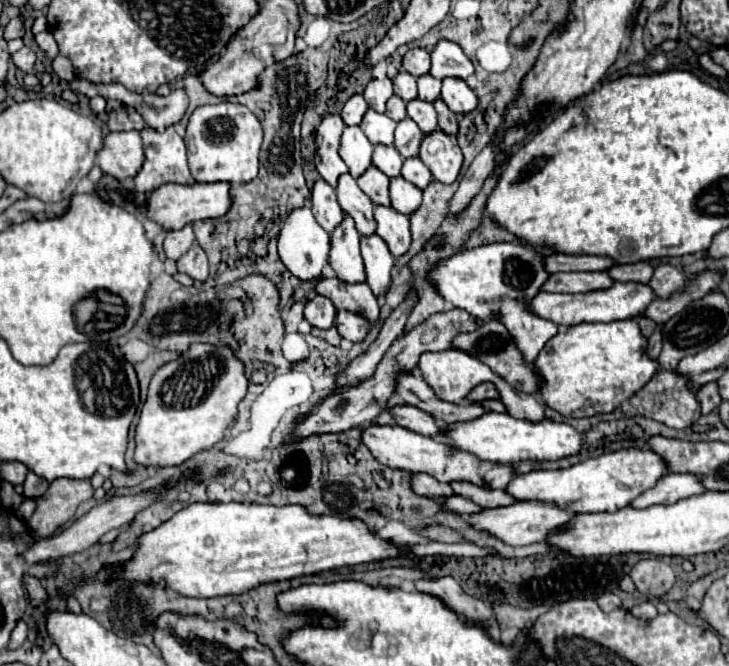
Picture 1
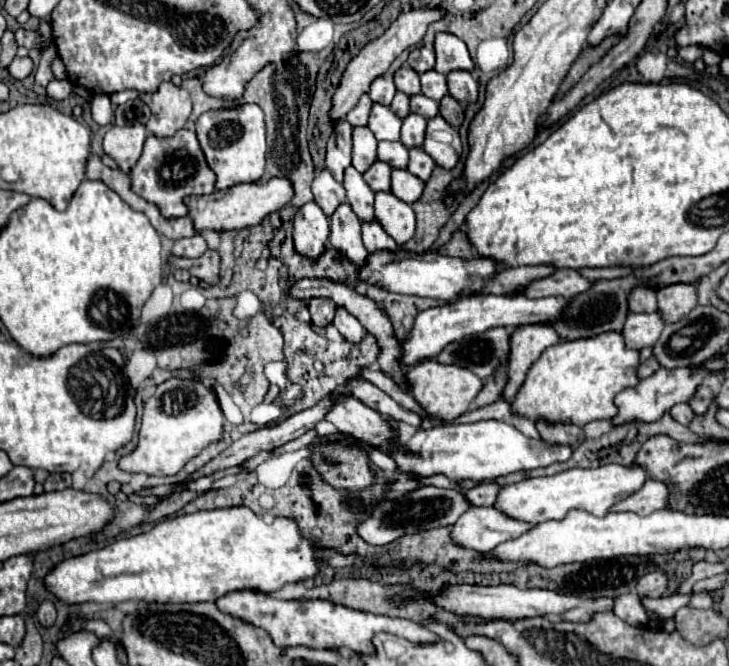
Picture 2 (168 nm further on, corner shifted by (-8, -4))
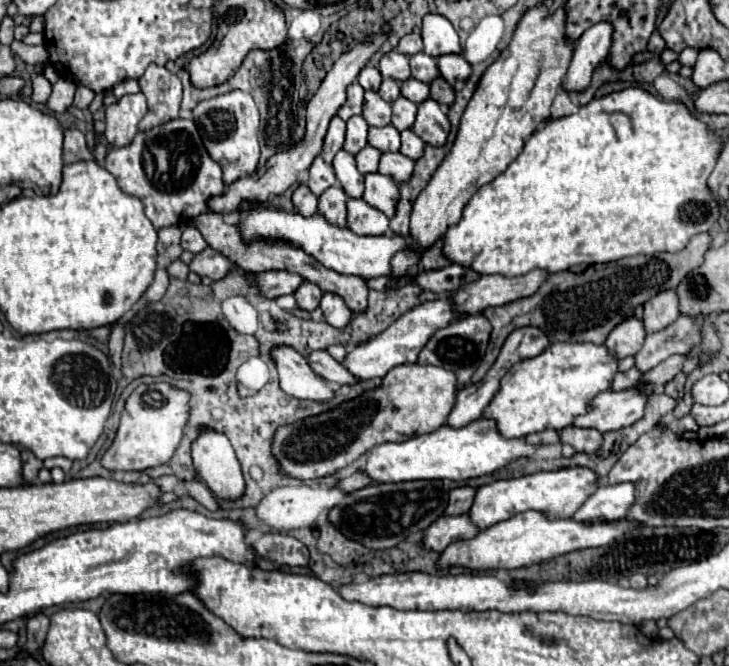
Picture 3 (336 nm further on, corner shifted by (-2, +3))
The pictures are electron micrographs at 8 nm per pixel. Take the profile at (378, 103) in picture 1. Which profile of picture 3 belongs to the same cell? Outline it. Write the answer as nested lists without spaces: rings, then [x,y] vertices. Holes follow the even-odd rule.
[[[366,66],[366,68],[360,72],[358,82],[360,82],[360,86],[362,86],[364,90],[374,90],[374,92],[378,92],[378,88],[380,88],[380,84],[382,84],[382,74],[380,74],[376,68]]]

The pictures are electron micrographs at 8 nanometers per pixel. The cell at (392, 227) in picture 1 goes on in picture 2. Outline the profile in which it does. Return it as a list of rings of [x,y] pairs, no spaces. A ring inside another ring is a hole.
[[[378,191],[374,201],[374,215],[384,225],[384,231],[394,237],[398,245],[404,245],[414,235],[414,211],[408,203],[398,199],[394,193]]]

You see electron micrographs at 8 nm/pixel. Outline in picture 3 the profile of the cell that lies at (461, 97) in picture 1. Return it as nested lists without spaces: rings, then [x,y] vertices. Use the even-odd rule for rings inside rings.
[[[446,54],[438,56],[438,68],[440,76],[446,78],[446,82],[454,84],[464,84],[470,76],[470,64],[462,54]]]

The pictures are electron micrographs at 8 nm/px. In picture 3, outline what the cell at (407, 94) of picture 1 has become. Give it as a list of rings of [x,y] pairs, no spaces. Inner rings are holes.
[[[396,50],[388,52],[382,56],[380,60],[380,74],[384,78],[394,78],[398,82],[404,82],[410,78],[410,64],[408,64],[408,56],[400,54]]]

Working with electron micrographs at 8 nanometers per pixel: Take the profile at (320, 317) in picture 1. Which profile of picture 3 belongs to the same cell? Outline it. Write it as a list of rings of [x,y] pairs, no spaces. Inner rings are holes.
[[[304,282],[304,284],[294,292],[294,298],[296,298],[296,302],[298,302],[298,306],[300,306],[302,310],[312,312],[312,310],[316,310],[316,308],[320,306],[322,294],[324,294],[324,292],[320,290],[320,286],[316,286],[316,284],[312,284],[312,282]]]

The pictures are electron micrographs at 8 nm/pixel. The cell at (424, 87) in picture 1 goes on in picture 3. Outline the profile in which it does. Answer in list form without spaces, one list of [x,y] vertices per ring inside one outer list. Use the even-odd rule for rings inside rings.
[[[420,52],[420,54],[414,54],[410,58],[410,68],[412,68],[412,78],[424,82],[424,84],[430,84],[434,82],[434,78],[440,76],[440,70],[438,70],[438,64],[432,56]]]

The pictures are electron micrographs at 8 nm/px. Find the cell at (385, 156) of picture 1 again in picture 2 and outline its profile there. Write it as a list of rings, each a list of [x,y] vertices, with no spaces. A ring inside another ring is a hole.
[[[380,141],[378,159],[388,163],[390,167],[404,169],[408,165],[408,149],[400,141]]]

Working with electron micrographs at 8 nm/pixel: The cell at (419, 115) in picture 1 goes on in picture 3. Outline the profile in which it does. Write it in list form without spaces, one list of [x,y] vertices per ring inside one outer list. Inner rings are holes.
[[[408,78],[406,82],[402,82],[400,92],[402,92],[404,98],[408,98],[414,104],[422,104],[424,100],[430,98],[430,86],[422,84],[422,82],[414,80],[414,78]]]

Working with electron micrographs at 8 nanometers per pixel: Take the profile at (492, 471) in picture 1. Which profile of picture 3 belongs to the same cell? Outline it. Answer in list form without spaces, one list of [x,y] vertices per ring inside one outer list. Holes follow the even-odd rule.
[[[462,486],[462,488],[454,488],[450,492],[450,502],[448,502],[448,508],[446,508],[446,514],[464,514],[472,508],[472,502],[474,502],[474,496],[476,496],[476,488],[472,486]]]

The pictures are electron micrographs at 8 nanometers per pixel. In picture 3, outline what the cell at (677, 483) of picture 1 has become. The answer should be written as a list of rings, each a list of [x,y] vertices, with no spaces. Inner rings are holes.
[[[632,482],[622,484],[604,484],[592,494],[582,508],[574,514],[574,520],[590,522],[594,518],[600,520],[618,520],[628,514],[632,504],[636,502],[636,486]]]

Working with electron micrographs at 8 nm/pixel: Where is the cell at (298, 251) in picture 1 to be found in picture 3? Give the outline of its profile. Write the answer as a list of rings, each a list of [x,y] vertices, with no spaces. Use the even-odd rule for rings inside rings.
[[[306,184],[298,186],[292,194],[292,204],[294,208],[298,210],[298,214],[306,214],[306,218],[310,214],[316,214],[318,212],[318,198],[310,192],[310,188]]]

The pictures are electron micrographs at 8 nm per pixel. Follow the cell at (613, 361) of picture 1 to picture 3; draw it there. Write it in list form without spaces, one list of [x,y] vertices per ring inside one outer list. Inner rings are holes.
[[[554,342],[536,358],[522,360],[508,370],[498,394],[484,410],[484,418],[494,418],[506,438],[520,438],[546,428],[560,430],[590,410],[590,402],[610,388],[616,372],[618,358],[604,344]]]

